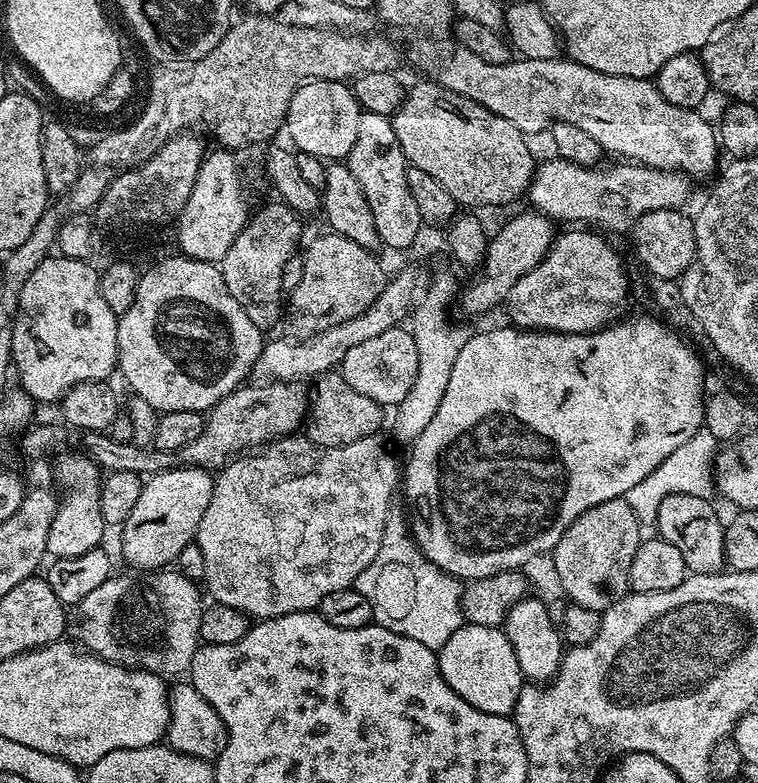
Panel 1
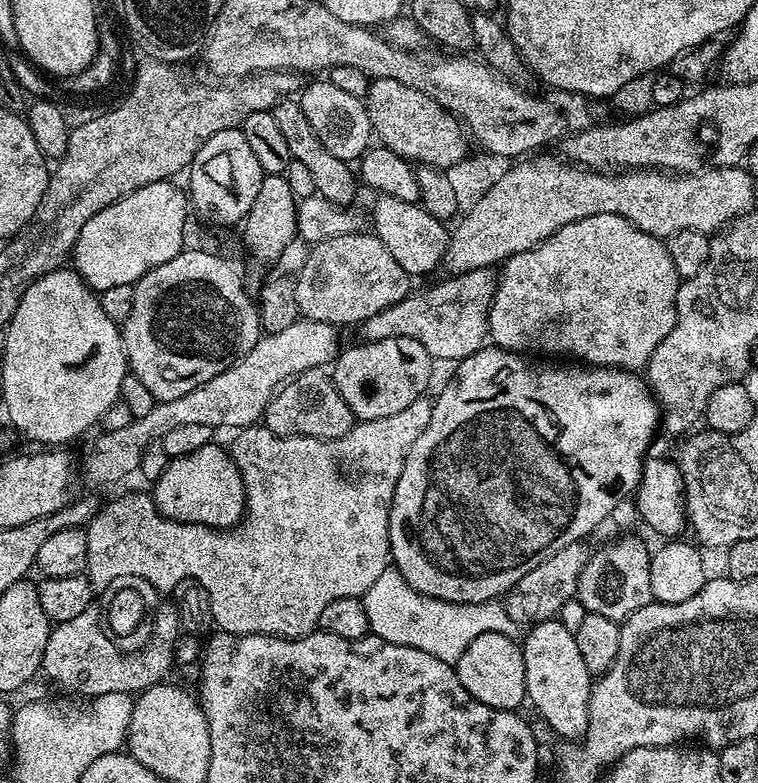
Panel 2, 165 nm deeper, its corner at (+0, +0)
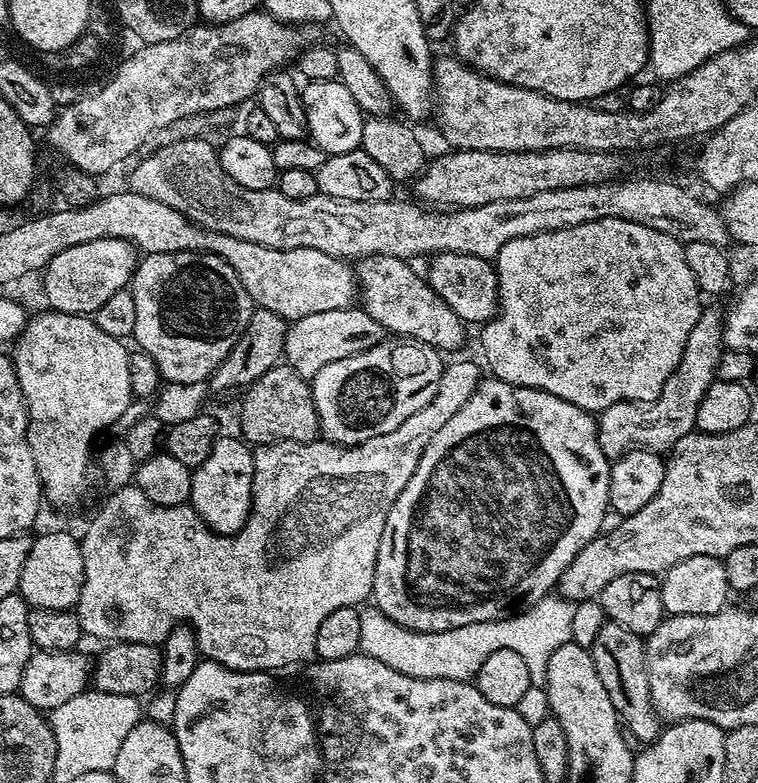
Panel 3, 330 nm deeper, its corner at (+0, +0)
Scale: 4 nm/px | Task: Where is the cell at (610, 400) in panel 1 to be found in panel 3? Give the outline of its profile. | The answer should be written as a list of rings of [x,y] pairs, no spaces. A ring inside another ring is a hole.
[[[495,378],[481,379],[480,385],[474,394],[470,394],[458,414],[454,414],[454,418],[450,418],[450,422],[446,422],[434,438],[430,438],[414,474],[410,474],[410,482],[406,482],[406,490],[398,494],[394,506],[390,506],[390,514],[386,514],[386,530],[382,530],[382,542],[378,542],[378,562],[374,566],[371,599],[375,607],[380,608],[386,618],[398,622],[398,626],[415,632],[441,632],[454,630],[458,626],[470,626],[470,622],[494,622],[531,608],[559,585],[566,566],[574,562],[578,550],[600,535],[602,518],[610,510],[611,469],[610,457],[600,445],[598,420],[593,413],[546,390],[511,385]]]

